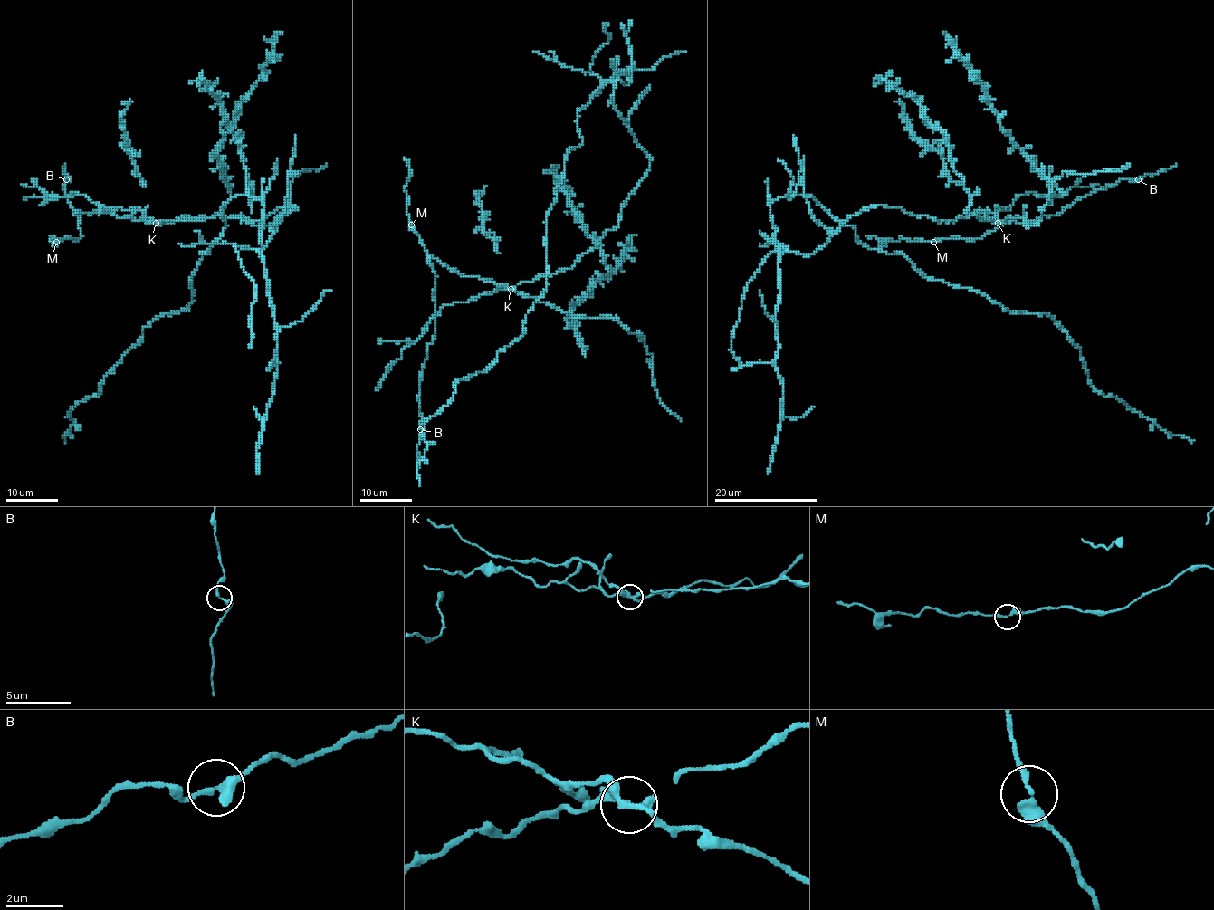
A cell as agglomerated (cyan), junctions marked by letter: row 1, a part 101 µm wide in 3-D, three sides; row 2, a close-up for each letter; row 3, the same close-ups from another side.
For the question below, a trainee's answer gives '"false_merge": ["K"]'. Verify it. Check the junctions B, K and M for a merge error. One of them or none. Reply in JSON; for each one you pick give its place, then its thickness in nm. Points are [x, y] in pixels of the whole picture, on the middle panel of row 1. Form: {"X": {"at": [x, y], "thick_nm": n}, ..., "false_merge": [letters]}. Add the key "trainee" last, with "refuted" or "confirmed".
{"K": {"at": [511, 289], "thick_nm": 280}, "false_merge": ["K"], "trainee": "confirmed"}

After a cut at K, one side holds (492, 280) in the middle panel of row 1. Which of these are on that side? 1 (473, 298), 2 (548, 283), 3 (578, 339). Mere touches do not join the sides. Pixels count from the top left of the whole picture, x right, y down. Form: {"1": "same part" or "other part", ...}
{"1": "other part", "2": "other part", "3": "other part"}

